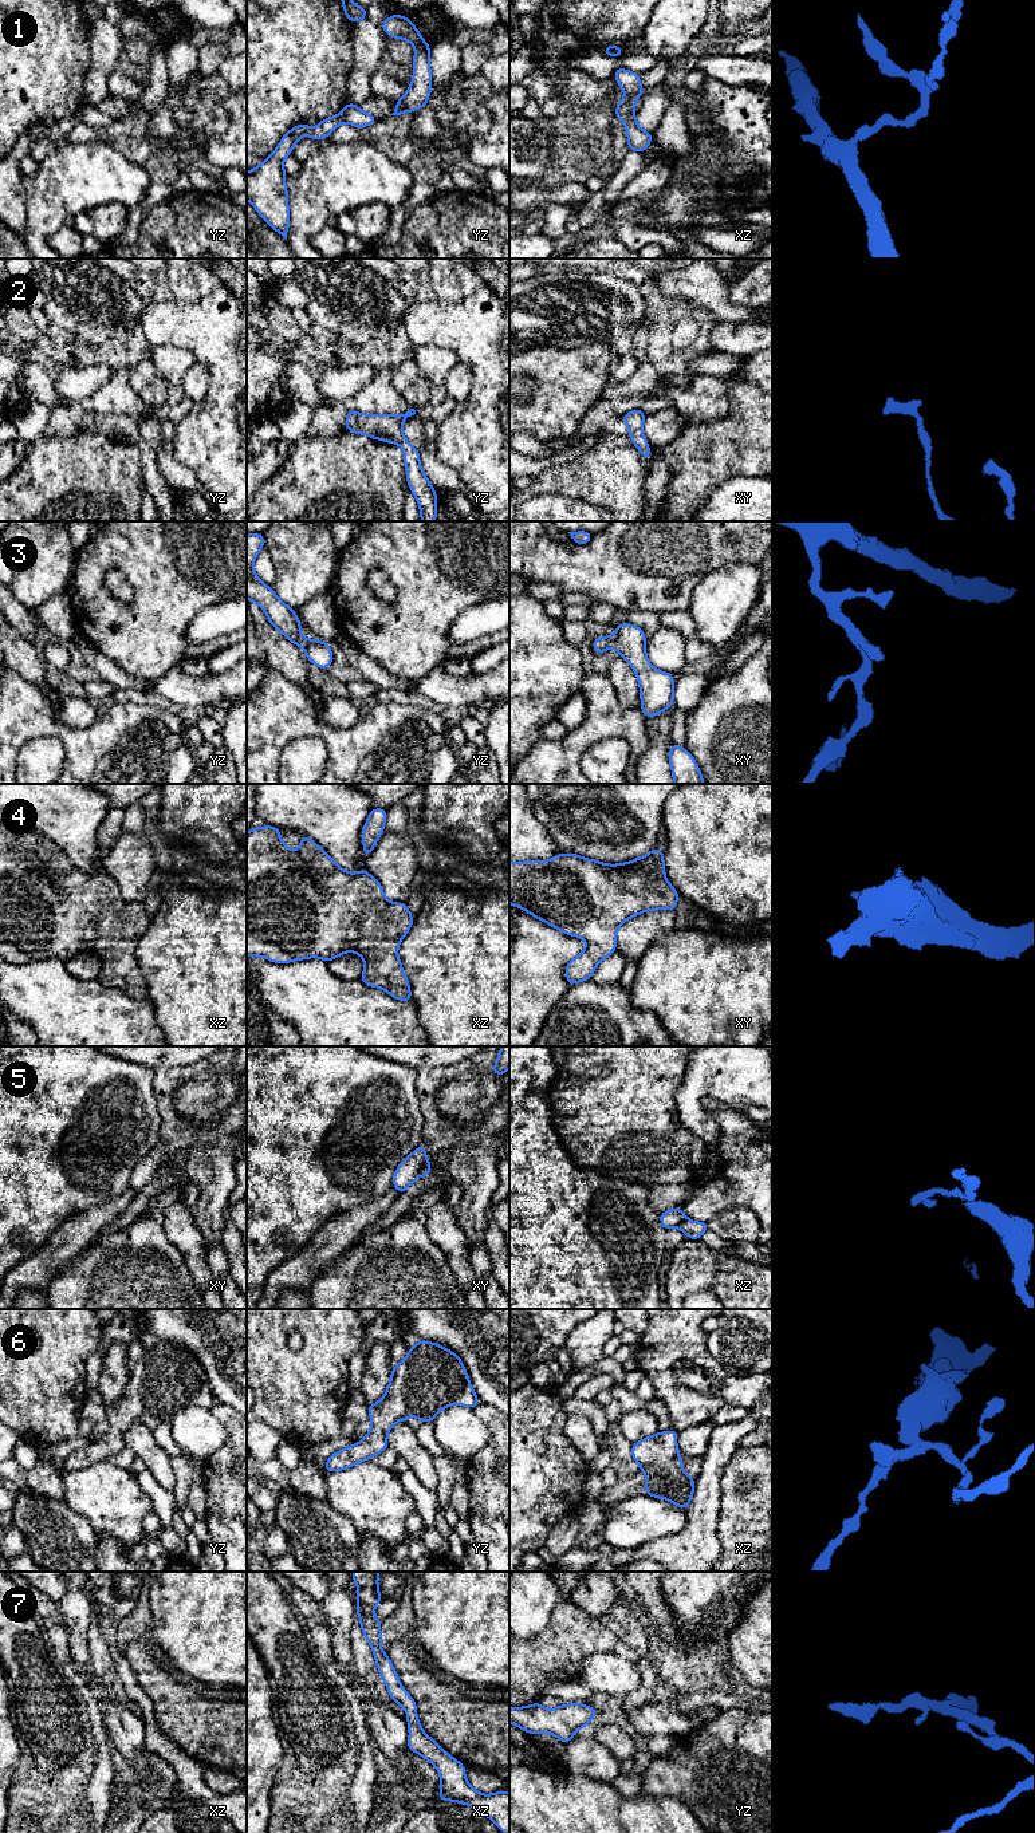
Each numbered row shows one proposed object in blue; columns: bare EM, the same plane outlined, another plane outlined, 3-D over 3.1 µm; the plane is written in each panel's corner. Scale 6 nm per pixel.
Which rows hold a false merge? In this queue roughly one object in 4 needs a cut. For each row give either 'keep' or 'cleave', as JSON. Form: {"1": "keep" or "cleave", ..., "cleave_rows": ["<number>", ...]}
{"1": "keep", "2": "keep", "3": "keep", "4": "keep", "5": "cleave", "6": "keep", "7": "keep", "cleave_rows": ["5"]}

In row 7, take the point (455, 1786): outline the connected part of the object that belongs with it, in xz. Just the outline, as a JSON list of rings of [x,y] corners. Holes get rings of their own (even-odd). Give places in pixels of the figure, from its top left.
[[[353,1572],[358,1588],[357,1616],[365,1639],[370,1644],[377,1670],[387,1687],[393,1702],[406,1712],[409,1726],[408,1750],[420,1754],[434,1765],[441,1778],[440,1801],[454,1801],[483,1812],[501,1832],[509,1833],[509,1791],[481,1794],[465,1778],[465,1766],[450,1757],[434,1739],[426,1735],[417,1718],[417,1704],[400,1683],[387,1653],[381,1649],[381,1620],[373,1616],[382,1600],[378,1589],[379,1572]]]

